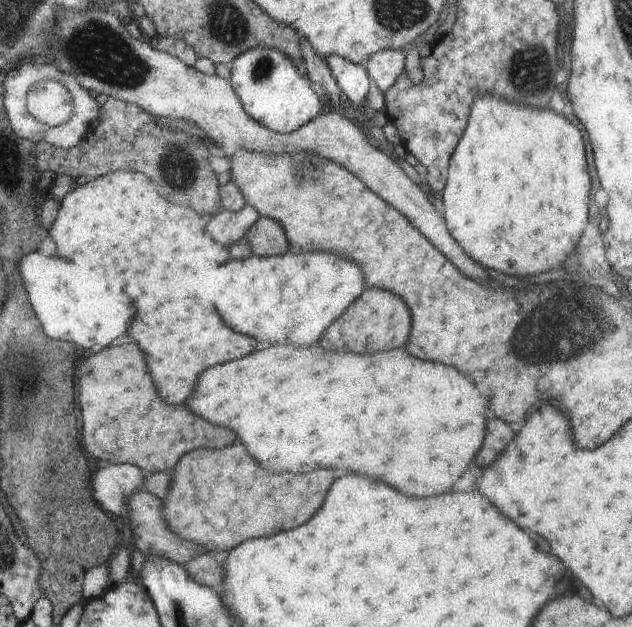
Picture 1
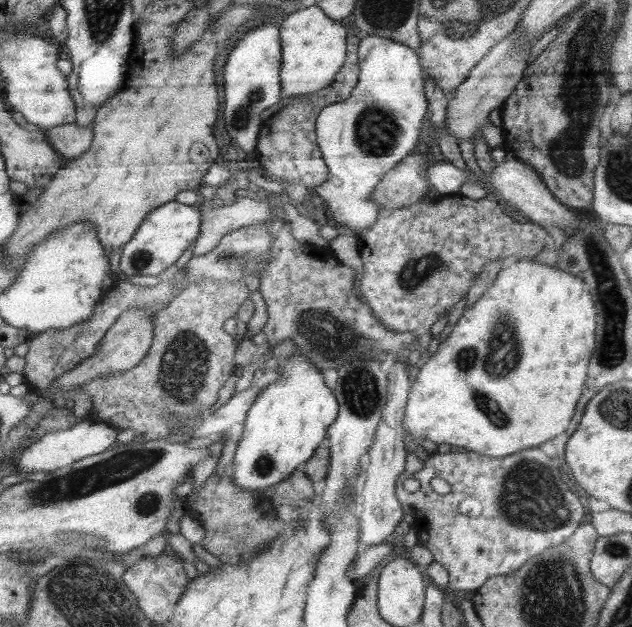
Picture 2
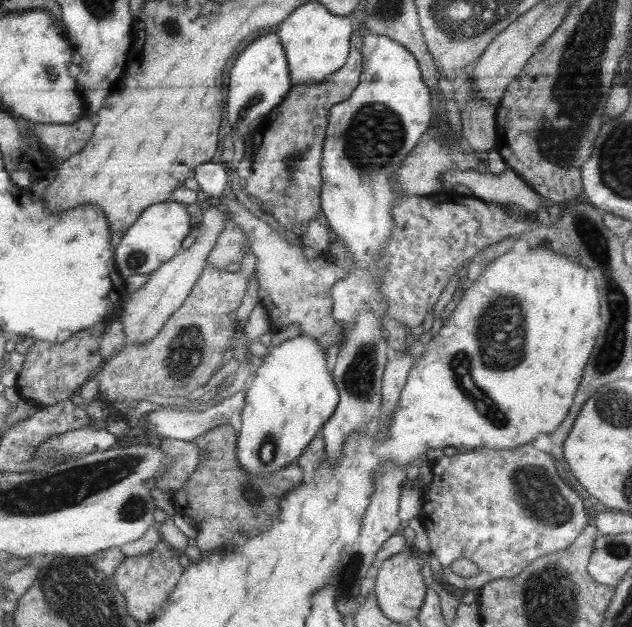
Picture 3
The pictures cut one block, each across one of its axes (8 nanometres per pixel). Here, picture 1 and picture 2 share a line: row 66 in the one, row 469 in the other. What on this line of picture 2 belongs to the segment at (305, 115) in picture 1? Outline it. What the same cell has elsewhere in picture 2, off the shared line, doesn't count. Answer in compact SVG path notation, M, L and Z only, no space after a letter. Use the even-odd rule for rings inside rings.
M297 348L287 362L280 365L280 379L265 386L247 412L245 429L229 469L233 482L244 490L264 491L288 478L295 470L304 471L306 462L327 437L327 428L336 420L339 411L336 395L324 384L321 368L308 362Z

